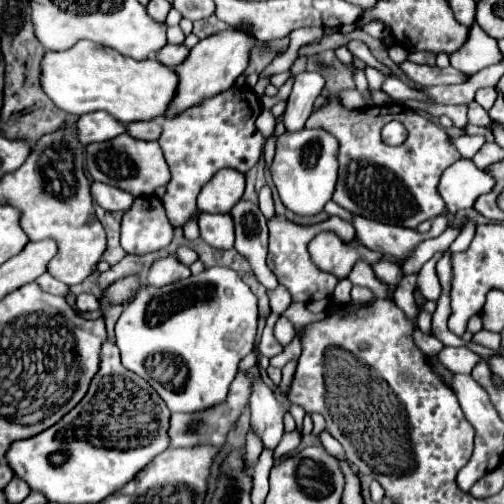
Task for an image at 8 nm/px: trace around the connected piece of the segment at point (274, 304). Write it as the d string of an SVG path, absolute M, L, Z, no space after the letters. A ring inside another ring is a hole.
M277 286L273 292L267 292L267 296L269 296L269 302L271 302L271 310L275 314L281 314L291 304L289 292L285 292L285 288L281 288L281 286Z

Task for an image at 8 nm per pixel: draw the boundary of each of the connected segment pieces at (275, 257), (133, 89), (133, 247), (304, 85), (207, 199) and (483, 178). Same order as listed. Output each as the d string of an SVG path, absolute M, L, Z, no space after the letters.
M273 216L269 220L269 256L267 256L267 264L271 268L271 272L277 276L279 284L283 284L295 302L311 302L311 300L317 300L317 298L327 298L335 284L337 284L337 278L329 272L323 272L319 270L311 258L309 258L309 252L307 252L307 244L313 236L317 236L319 232L323 230L333 230L341 236L341 240L349 242L355 238L355 230L349 222L341 220L339 216L329 216L327 220L319 222L319 224L311 224L311 226L301 226L301 224L295 224L295 222L289 222L285 216Z
M79 40L69 50L45 52L39 66L41 88L57 108L75 116L105 110L121 124L159 118L177 88L177 74L173 68L163 66L157 60L125 58L111 48L97 46L89 40Z
M139 196L121 220L121 246L127 254L149 254L169 246L173 226L157 196Z
M301 72L295 76L293 90L285 108L285 126L287 130L299 130L305 126L307 118L313 112L313 102L326 85L326 80L317 72Z
M221 170L213 180L209 180L201 194L197 196L199 212L229 212L243 196L245 190L245 176L233 170Z
M461 158L455 164L451 164L439 184L439 194L445 200L445 206L451 214L459 210L467 210L473 206L473 202L481 196L487 194L495 186L495 180L479 170L473 160Z

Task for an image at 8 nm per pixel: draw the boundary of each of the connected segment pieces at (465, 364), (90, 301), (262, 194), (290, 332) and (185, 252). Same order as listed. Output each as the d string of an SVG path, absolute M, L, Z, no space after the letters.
M445 346L437 358L441 360L443 366L447 366L451 372L455 374L471 374L471 368L477 360L481 360L479 354L475 354L473 350L465 348L465 346L459 346L459 348L451 348L451 346Z
M79 294L79 296L77 296L77 308L79 308L81 312L97 310L97 308L99 308L99 300L97 300L93 294Z
M267 184L259 190L259 208L261 208L261 212L263 212L267 218L271 218L271 216L275 214L273 198L271 198L271 190L269 190Z
M281 316L281 318L277 320L277 324L275 324L273 334L275 334L275 338L277 338L277 342L279 342L281 346L287 346L287 344L293 340L293 336L295 336L295 328L293 328L293 324L291 324L285 316Z
M181 246L181 248L175 252L175 256L177 256L185 266L191 266L195 260L199 260L197 252L195 252L195 250L191 250L189 246Z

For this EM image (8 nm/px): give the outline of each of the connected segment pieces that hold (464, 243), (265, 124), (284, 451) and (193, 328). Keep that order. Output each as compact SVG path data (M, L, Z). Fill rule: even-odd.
M467 222L463 228L461 228L461 232L459 232L459 236L455 238L455 242L449 246L449 250L453 252L459 252L459 250L465 250L469 244L471 244L471 240L473 240L473 236L475 236L475 222Z
M263 110L261 114L259 114L259 118L257 118L257 130L269 140L271 136L275 136L275 120L273 120L273 116L271 116L271 112L269 110Z
M295 429L292 432L285 432L280 443L274 451L274 462L278 462L286 455L294 451L301 442L301 434Z
M213 266L169 286L141 288L117 320L115 334L123 366L147 380L171 412L197 412L225 400L241 358L253 348L257 334L257 298L237 272Z

